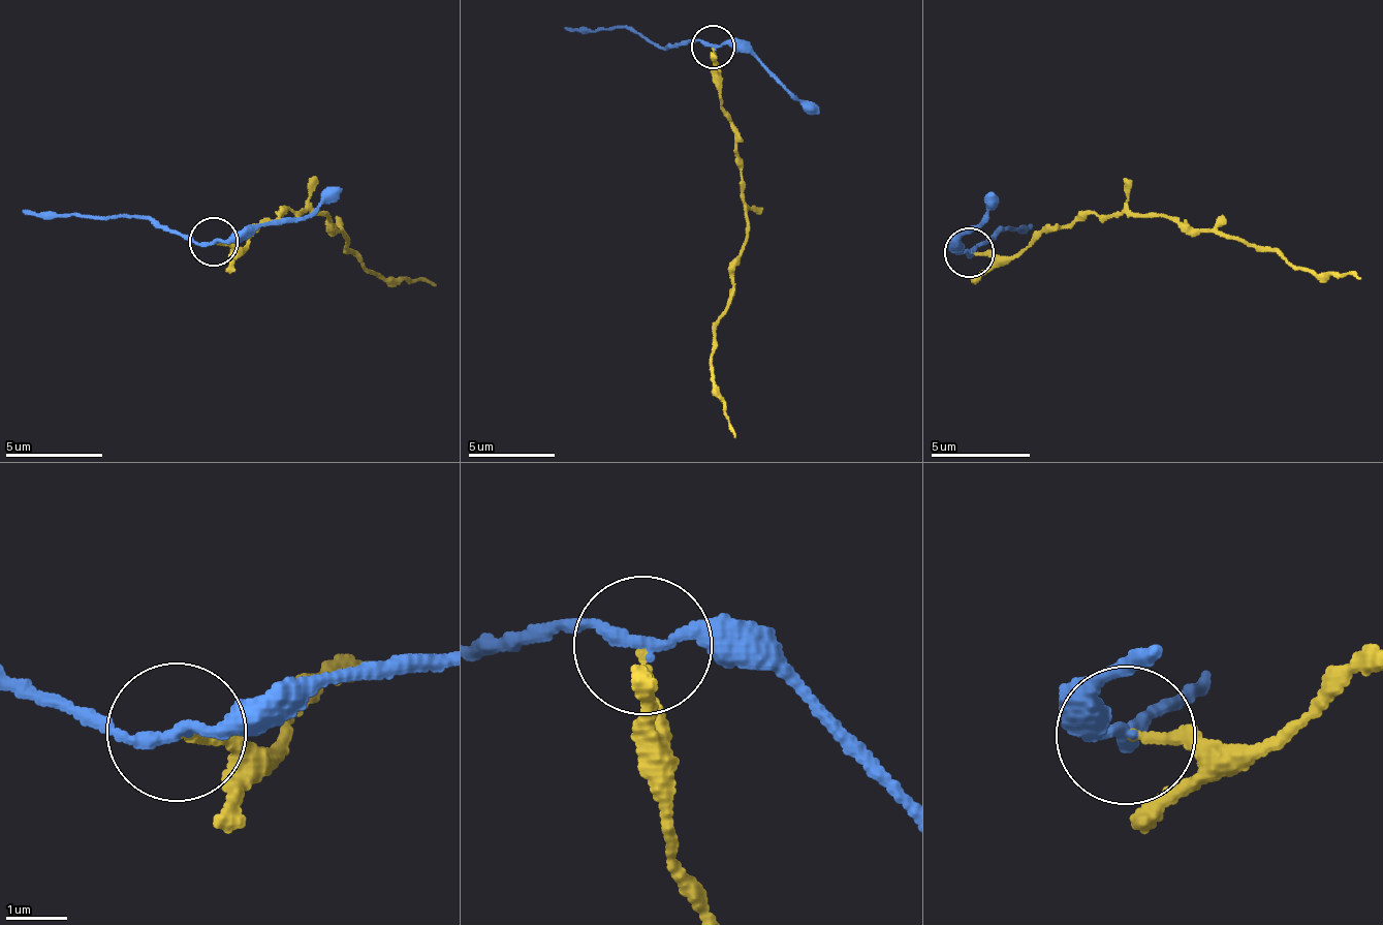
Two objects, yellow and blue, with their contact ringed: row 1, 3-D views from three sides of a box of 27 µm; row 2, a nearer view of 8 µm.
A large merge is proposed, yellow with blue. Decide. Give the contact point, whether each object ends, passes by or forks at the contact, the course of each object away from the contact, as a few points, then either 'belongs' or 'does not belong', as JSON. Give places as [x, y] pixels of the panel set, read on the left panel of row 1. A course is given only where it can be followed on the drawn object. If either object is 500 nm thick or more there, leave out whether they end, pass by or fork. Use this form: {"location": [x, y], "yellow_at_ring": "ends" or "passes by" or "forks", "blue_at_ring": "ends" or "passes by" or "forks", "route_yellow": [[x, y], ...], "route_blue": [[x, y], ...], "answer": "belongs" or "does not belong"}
{"location": [214, 242], "yellow_at_ring": "ends", "blue_at_ring": "passes by", "route_yellow": [[215, 243], [240, 249], [285, 208], [333, 215], [329, 225], [357, 257], [386, 277], [435, 283]], "route_blue": [[215, 243], [180, 238], [133, 215], [24, 211]], "answer": "does not belong"}

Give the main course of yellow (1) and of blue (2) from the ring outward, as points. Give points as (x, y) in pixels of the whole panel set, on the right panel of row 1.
1: (970, 254), (1012, 258), (1090, 212), (1170, 216), (1188, 225), (1285, 254), (1314, 273), (1362, 277)
2: (970, 254), (999, 227), (1032, 225)

